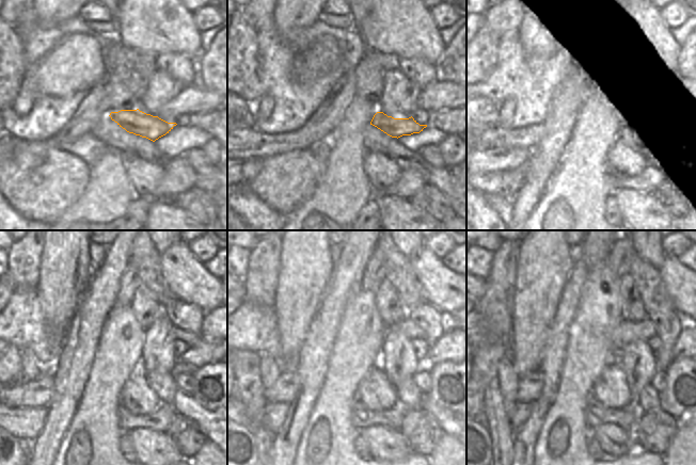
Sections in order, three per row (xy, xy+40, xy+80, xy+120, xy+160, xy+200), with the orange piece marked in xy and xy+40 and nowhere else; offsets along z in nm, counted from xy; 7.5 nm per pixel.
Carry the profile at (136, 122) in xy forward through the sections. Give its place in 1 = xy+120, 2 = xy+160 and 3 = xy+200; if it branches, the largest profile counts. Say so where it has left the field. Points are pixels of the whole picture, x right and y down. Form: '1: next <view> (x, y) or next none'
1: next xy+120 (204, 352)
2: next xy+160 (444, 349)
3: next xy+200 (683, 348)

